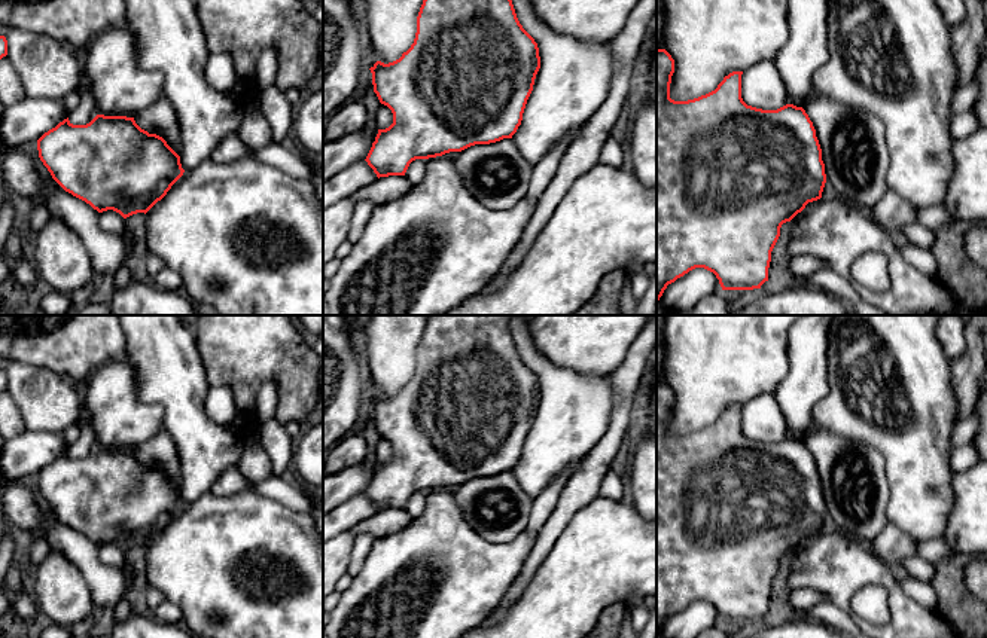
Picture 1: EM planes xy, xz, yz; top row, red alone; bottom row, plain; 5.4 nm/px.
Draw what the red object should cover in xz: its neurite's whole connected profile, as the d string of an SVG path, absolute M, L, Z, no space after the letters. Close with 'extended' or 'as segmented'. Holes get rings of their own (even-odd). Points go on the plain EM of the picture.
M429 315L411 381L399 393L389 397L377 394L369 402L374 425L393 446L393 457L378 463L365 492L378 512L405 509L415 492L496 476L512 471L517 465L540 402L540 390L537 376L517 351L509 327L511 318L512 315Z; as segmented

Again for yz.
M657 382L657 632L668 617L695 601L704 601L716 608L722 623L753 623L768 614L771 584L780 570L783 556L790 555L808 535L822 531L826 516L822 482L816 463L802 440L786 437L777 443L762 443L747 439L741 431L741 407L732 405L724 410L718 421L706 428L688 434L670 431L670 416L674 406L674 393L665 382Z; as segmented

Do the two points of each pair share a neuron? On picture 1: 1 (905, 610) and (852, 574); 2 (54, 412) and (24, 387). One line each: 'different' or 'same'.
1: same
2: same

